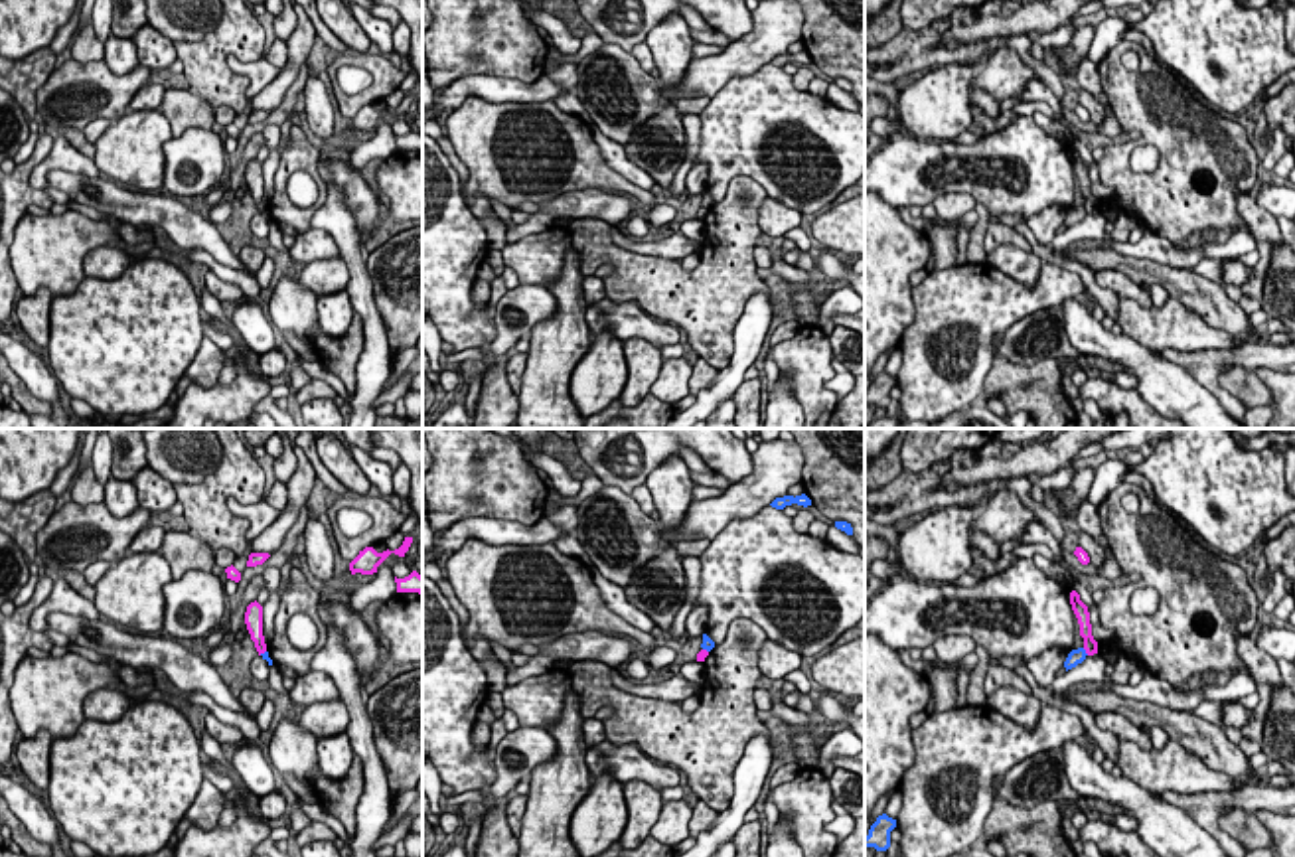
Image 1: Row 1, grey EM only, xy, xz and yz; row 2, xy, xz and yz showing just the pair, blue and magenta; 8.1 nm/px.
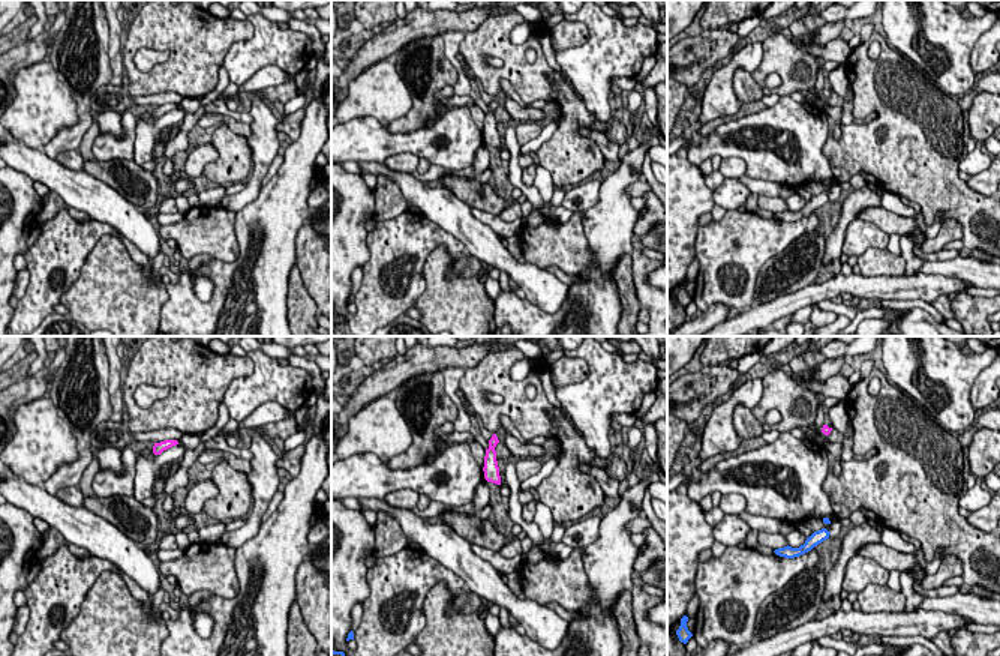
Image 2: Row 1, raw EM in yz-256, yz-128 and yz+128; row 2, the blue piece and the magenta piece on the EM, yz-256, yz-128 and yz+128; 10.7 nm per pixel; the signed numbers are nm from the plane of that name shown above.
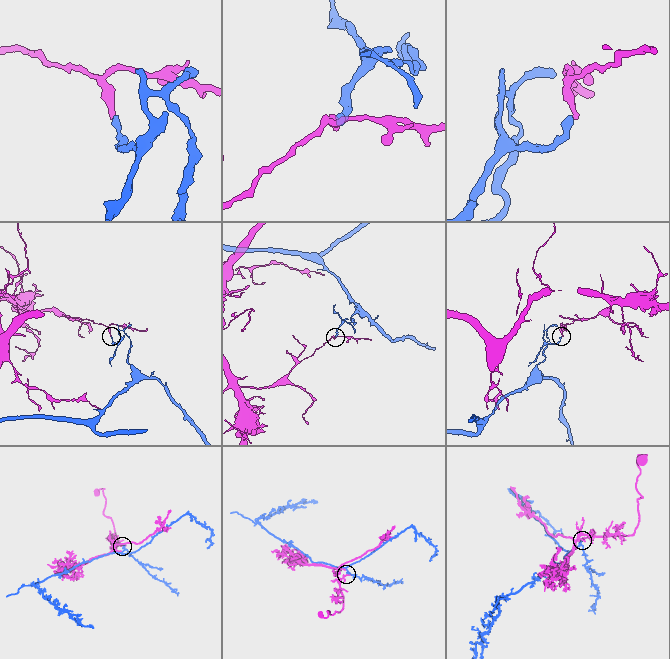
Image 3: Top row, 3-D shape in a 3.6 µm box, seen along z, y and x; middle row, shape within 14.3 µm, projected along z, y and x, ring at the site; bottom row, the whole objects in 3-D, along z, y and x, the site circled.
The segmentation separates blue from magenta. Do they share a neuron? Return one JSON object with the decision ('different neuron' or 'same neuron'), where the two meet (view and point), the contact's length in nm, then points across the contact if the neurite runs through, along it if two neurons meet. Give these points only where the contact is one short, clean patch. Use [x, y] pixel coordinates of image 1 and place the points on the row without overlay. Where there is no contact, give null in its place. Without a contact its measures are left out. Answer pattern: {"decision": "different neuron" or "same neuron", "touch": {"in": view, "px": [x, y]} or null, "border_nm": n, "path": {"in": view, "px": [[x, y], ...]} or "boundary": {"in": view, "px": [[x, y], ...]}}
{"decision": "different neuron", "touch": {"in": "yz", "px": [1084, 210]}, "border_nm": 80, "boundary": {"in": "yz", "px": [[1082, 206], [1088, 212]]}}

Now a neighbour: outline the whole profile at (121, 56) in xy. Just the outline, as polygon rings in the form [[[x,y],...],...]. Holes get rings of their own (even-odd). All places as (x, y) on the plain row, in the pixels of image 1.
[[[111,34],[103,45],[103,51],[103,61],[116,75],[130,73],[138,65],[138,51],[134,39],[116,38]]]

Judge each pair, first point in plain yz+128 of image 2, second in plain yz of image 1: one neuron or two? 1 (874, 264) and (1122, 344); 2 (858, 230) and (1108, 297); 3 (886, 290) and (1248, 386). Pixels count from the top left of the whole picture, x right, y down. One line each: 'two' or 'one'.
1: two
2: two
3: two

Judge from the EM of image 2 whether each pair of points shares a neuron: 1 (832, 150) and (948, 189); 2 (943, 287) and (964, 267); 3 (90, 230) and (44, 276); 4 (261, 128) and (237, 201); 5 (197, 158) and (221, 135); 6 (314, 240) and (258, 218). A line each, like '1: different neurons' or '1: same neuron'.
1: same neuron
2: different neurons
3: same neuron
4: same neuron
5: different neurons
6: different neurons

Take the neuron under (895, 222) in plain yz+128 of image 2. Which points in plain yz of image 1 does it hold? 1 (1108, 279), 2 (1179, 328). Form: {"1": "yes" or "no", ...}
{"1": "no", "2": "no"}

